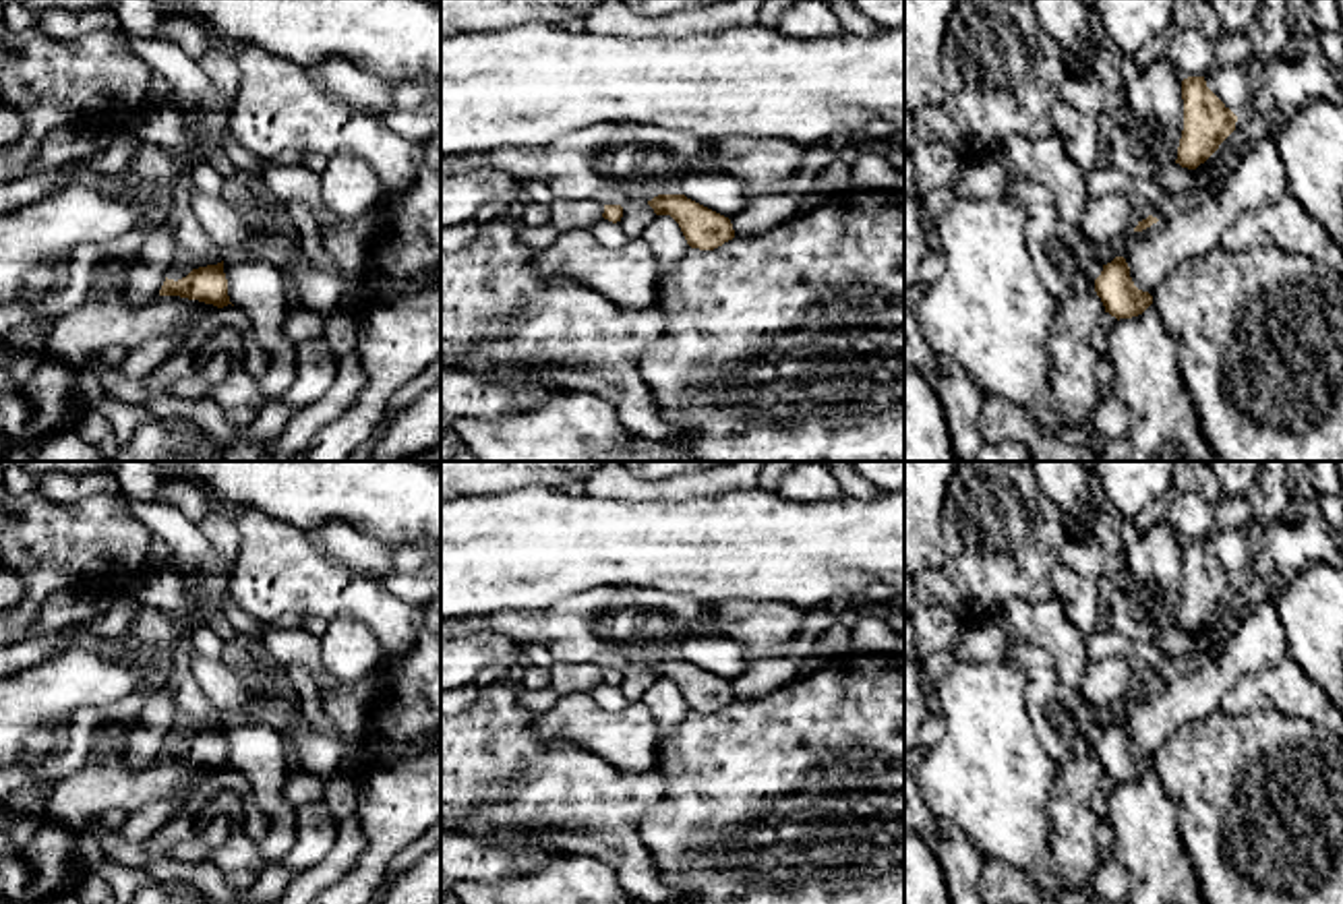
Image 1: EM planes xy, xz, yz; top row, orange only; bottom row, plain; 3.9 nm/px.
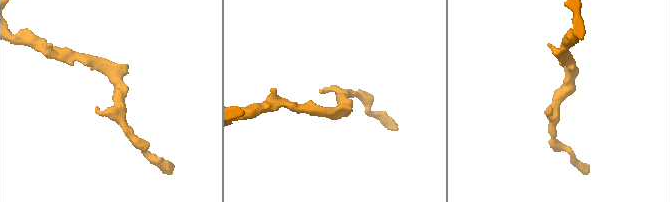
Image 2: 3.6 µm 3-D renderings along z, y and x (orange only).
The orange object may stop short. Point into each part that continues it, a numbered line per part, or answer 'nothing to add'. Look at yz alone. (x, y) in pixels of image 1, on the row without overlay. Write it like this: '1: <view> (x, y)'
nothing to add

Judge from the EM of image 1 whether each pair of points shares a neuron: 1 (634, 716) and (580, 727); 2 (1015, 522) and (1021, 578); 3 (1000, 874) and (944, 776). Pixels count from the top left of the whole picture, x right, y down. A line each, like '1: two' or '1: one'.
1: one
2: one
3: two

